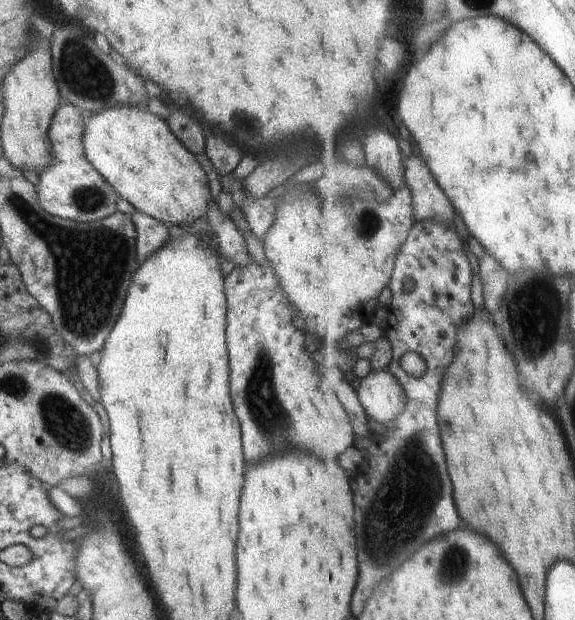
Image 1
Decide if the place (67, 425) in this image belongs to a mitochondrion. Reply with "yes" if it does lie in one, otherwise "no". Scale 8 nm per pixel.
yes

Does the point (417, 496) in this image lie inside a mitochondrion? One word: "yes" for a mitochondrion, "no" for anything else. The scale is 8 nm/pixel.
yes

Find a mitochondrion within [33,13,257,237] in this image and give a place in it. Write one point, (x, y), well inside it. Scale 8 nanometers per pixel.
(92, 82)

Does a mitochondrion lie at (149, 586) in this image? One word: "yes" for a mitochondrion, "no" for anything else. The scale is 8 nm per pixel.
no

